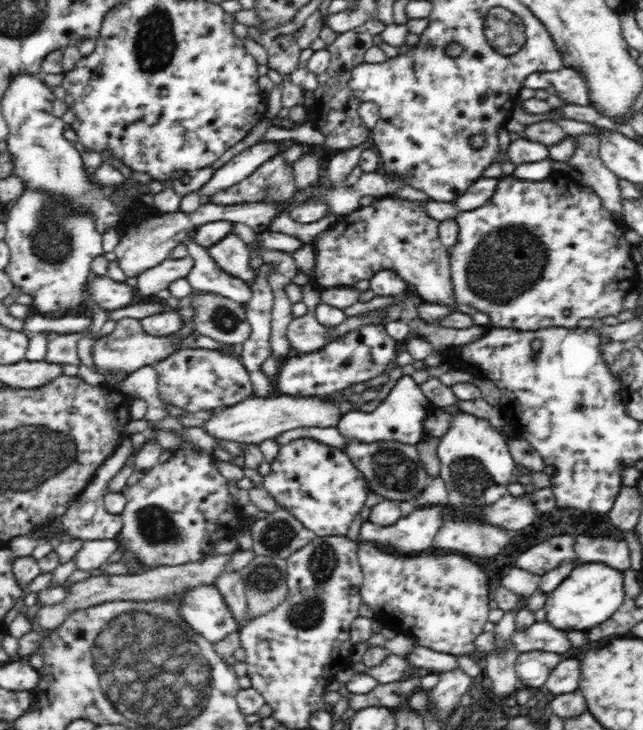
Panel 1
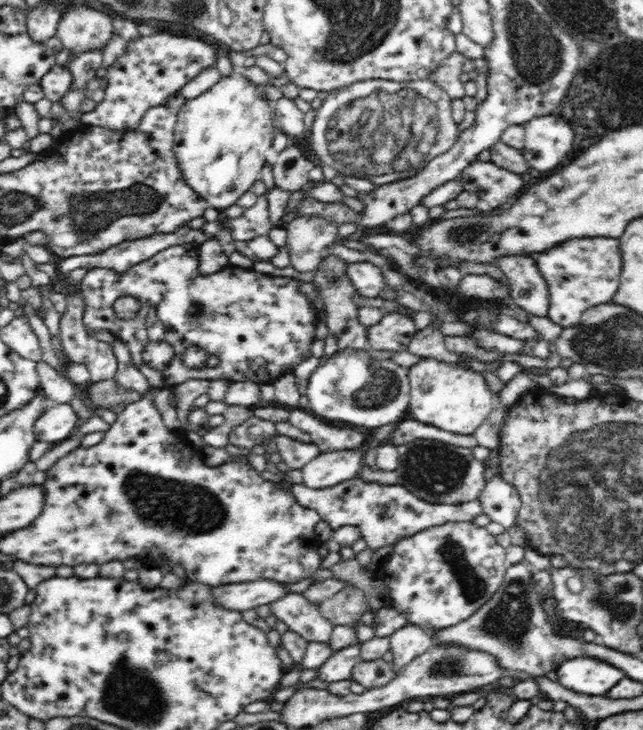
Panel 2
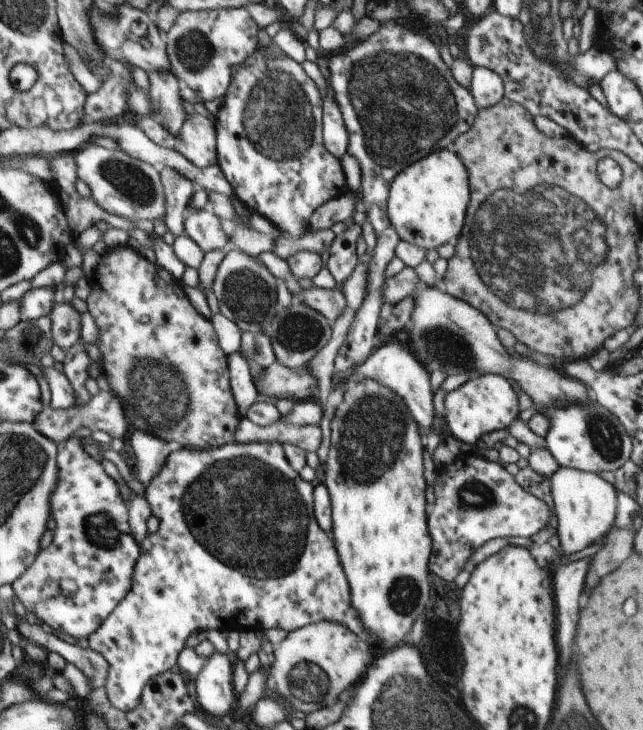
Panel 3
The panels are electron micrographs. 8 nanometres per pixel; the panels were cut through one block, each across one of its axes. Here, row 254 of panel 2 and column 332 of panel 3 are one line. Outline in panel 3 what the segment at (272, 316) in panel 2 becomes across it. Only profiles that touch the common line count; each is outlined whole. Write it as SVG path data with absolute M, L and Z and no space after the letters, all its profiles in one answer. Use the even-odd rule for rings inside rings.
M260 51L248 57L240 66L238 73L233 75L231 86L227 94L223 97L218 114L216 115L215 124L217 130L217 164L221 168L226 180L233 188L234 194L243 202L243 204L254 213L268 219L282 234L288 237L298 238L309 232L309 220L313 212L327 200L335 199L344 194L348 189L347 180L341 160L334 155L329 154L329 150L323 141L323 99L320 97L320 91L316 83L306 75L300 63L297 63L288 56L283 58L263 58Z

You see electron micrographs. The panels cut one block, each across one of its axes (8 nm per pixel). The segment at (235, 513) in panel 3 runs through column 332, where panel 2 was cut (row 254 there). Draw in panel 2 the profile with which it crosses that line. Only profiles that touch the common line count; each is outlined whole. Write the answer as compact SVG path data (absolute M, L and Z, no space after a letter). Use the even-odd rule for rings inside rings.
M572 238L556 248L538 253L535 259L540 275L544 277L548 286L548 318L562 327L579 324L588 308L611 302L618 291L623 260L620 243L616 238Z

